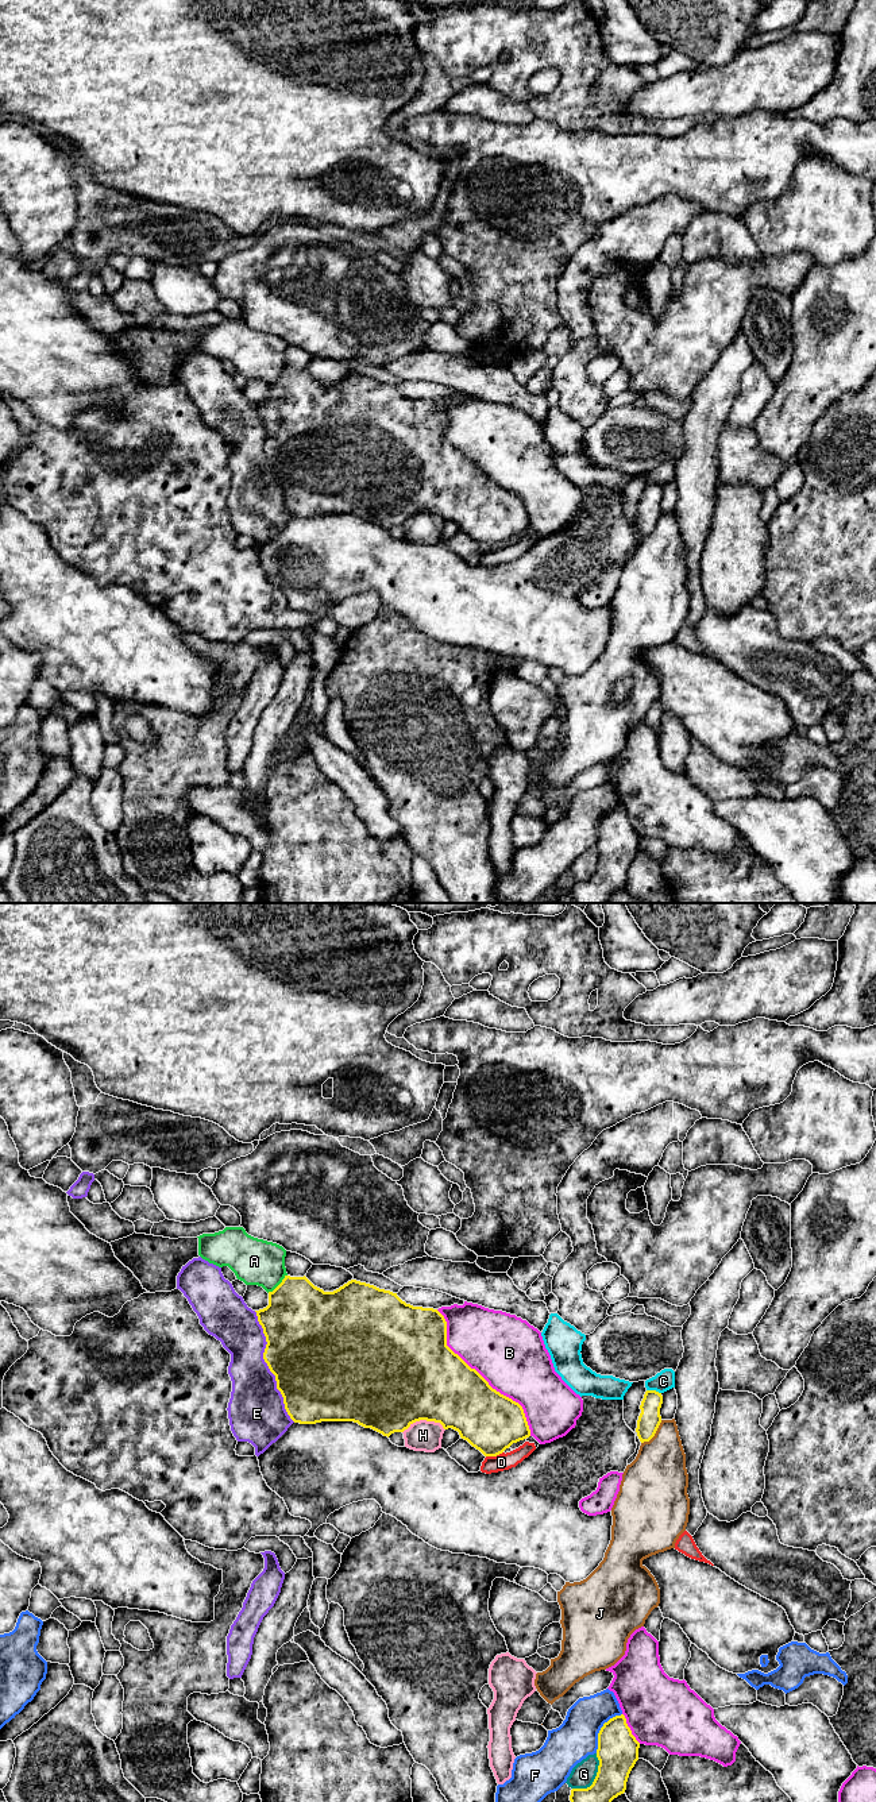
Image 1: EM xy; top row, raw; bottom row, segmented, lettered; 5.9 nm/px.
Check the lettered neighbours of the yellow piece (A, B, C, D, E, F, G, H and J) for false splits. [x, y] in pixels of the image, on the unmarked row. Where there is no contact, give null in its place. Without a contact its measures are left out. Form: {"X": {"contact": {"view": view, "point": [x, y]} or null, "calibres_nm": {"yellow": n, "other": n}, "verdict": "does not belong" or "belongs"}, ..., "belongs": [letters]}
{"A": {"contact": {"view": "xy", "point": [278, 378]}, "calibres_nm": {"yellow": 440, "other": 280}, "verdict": "does not belong"}, "B": {"contact": {"view": "xy", "point": [481, 469]}, "calibres_nm": {"yellow": 420, "other": 420}, "verdict": "does not belong"}, "C": {"contact": {"view": "xy", "point": [653, 483]}, "calibres_nm": {"yellow": 140, "other": 120}, "verdict": "does not belong"}, "D": {"contact": {"view": "xy", "point": [494, 548]}, "calibres_nm": {"yellow": 360, "other": 100}, "verdict": "does not belong"}, "E": {"contact": {"view": "xy", "point": [267, 458]}, "calibres_nm": {"yellow": 480, "other": 320}, "verdict": "does not belong"}, "F": {"contact": {"view": "xy", "point": [601, 822]}, "calibres_nm": {"yellow": 240, "other": 240}, "verdict": "does not belong"}, "G": {"contact": {"view": "xy", "point": [595, 871]}, "calibres_nm": {"yellow": 240, "other": 140}, "verdict": "does not belong"}, "H": {"contact": {"view": "xy", "point": [423, 512]}, "calibres_nm": {"yellow": 500, "other": 180}, "verdict": "does not belong"}, "J": {"contact": {"view": "xy", "point": [655, 525]}, "calibres_nm": {"yellow": 140, "other": 340}, "verdict": "does not belong"}, "belongs": []}

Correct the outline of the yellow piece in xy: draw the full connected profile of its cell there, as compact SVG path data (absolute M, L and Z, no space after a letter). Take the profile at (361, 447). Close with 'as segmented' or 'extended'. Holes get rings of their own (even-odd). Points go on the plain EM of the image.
M285 368L282 375L273 385L269 385L269 398L255 405L267 435L263 452L270 464L275 468L277 482L281 485L285 502L294 516L316 517L321 514L354 514L389 530L394 525L404 525L416 514L435 514L440 516L444 522L452 521L458 524L462 532L467 533L485 549L497 549L513 536L530 529L530 522L522 499L493 482L475 462L471 462L447 439L447 414L437 402L413 400L402 394L397 386L379 382L374 378L356 373L348 374L333 385L324 385L323 382L314 379L305 368Z; as segmented

